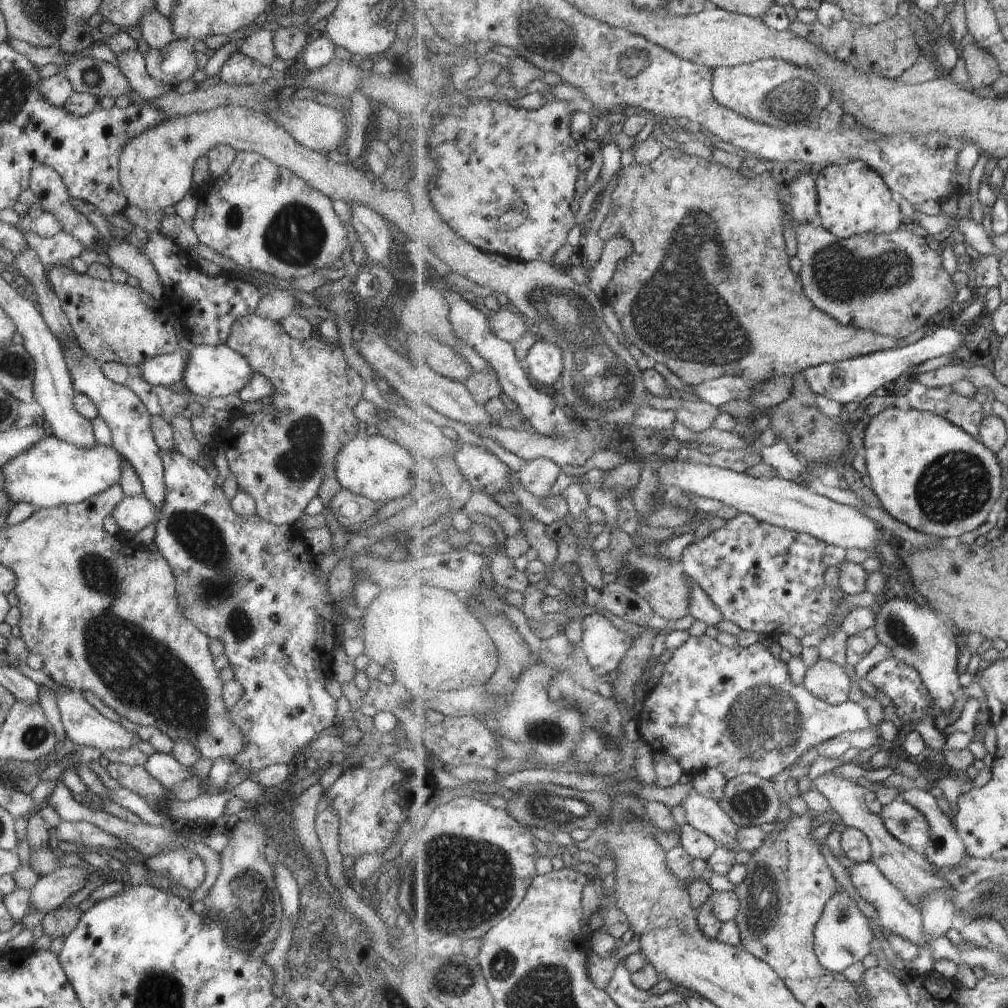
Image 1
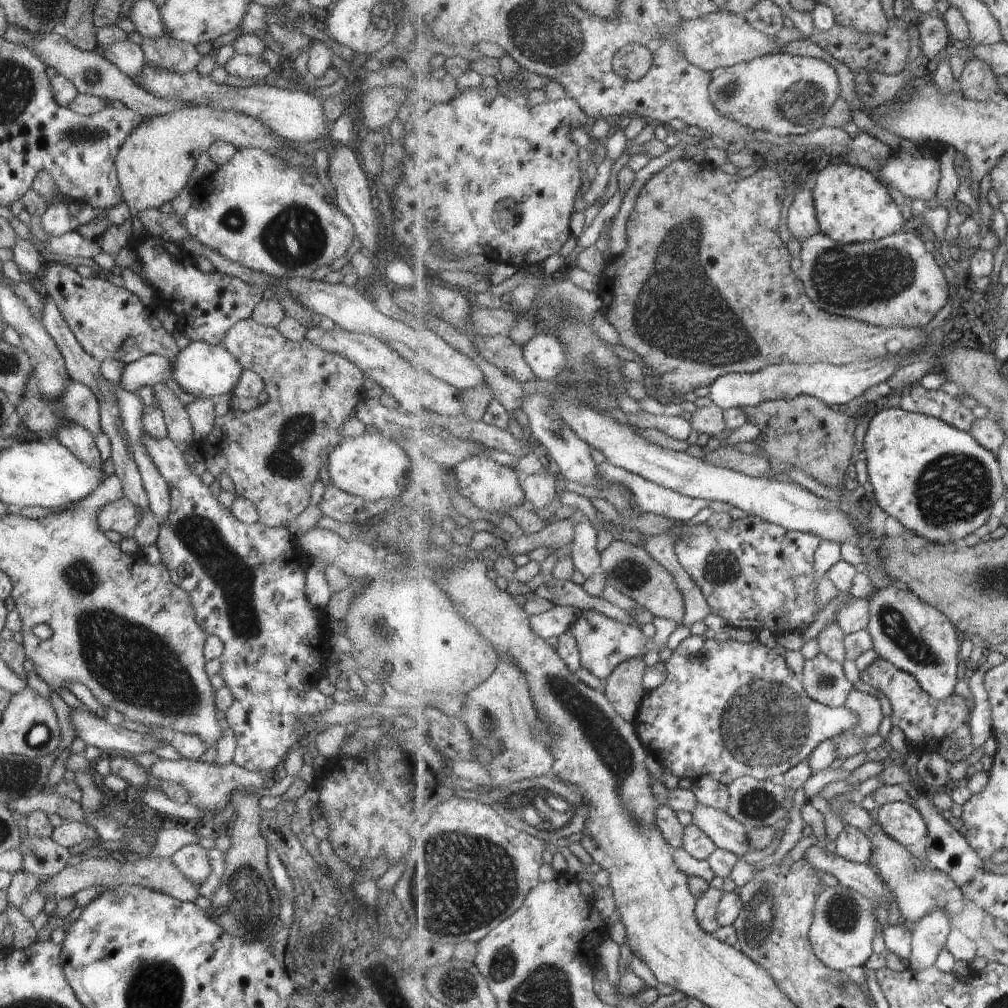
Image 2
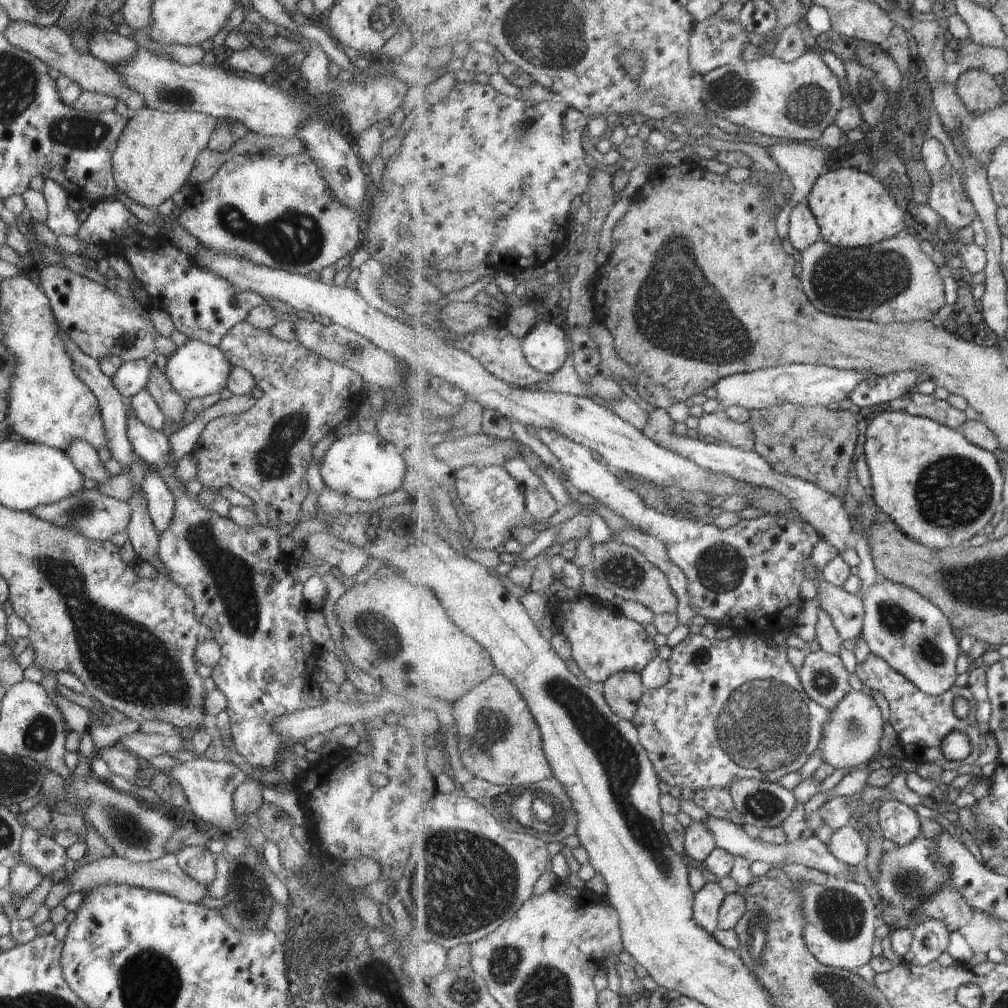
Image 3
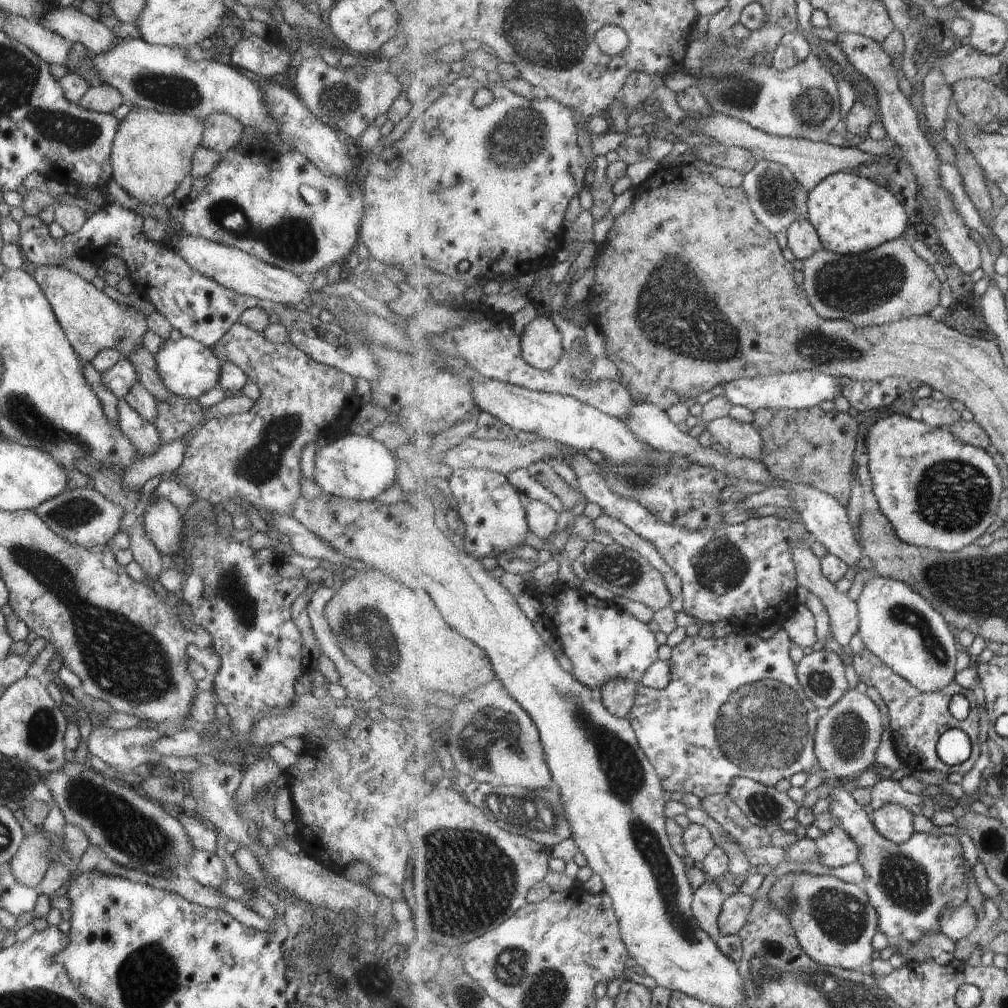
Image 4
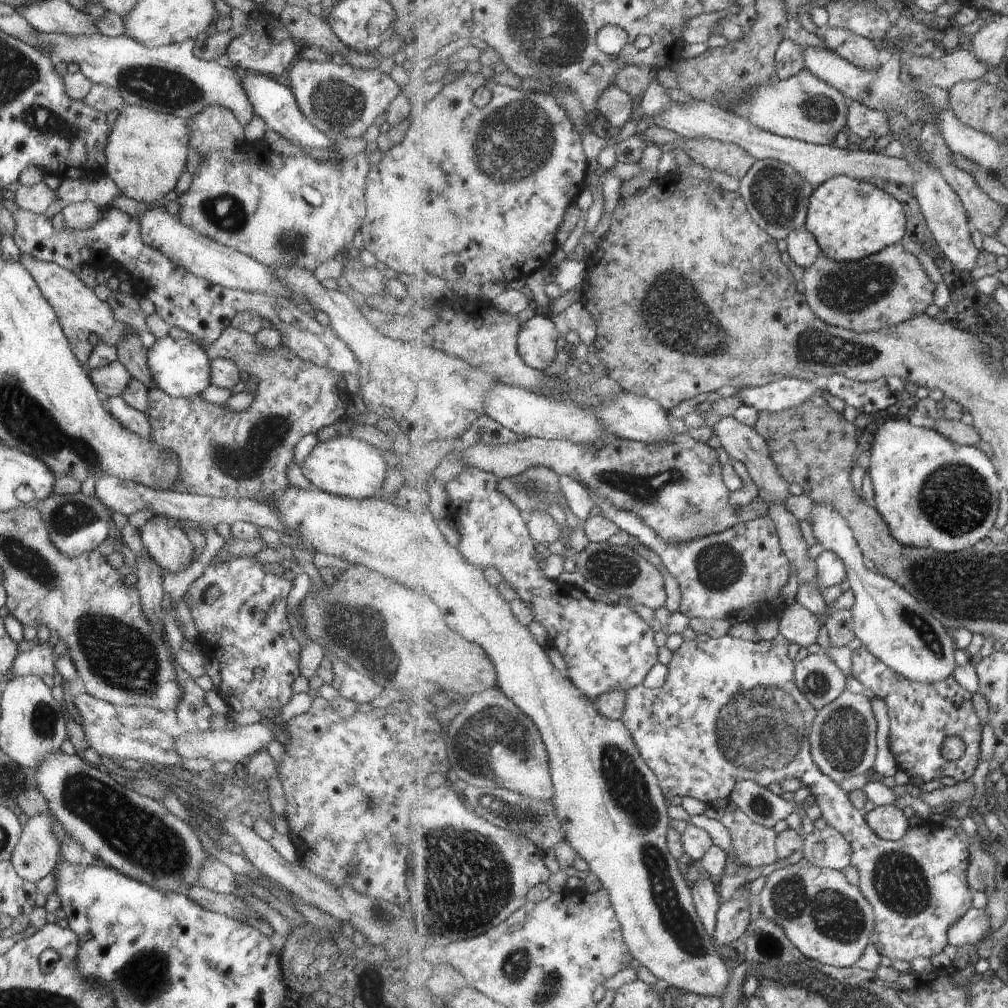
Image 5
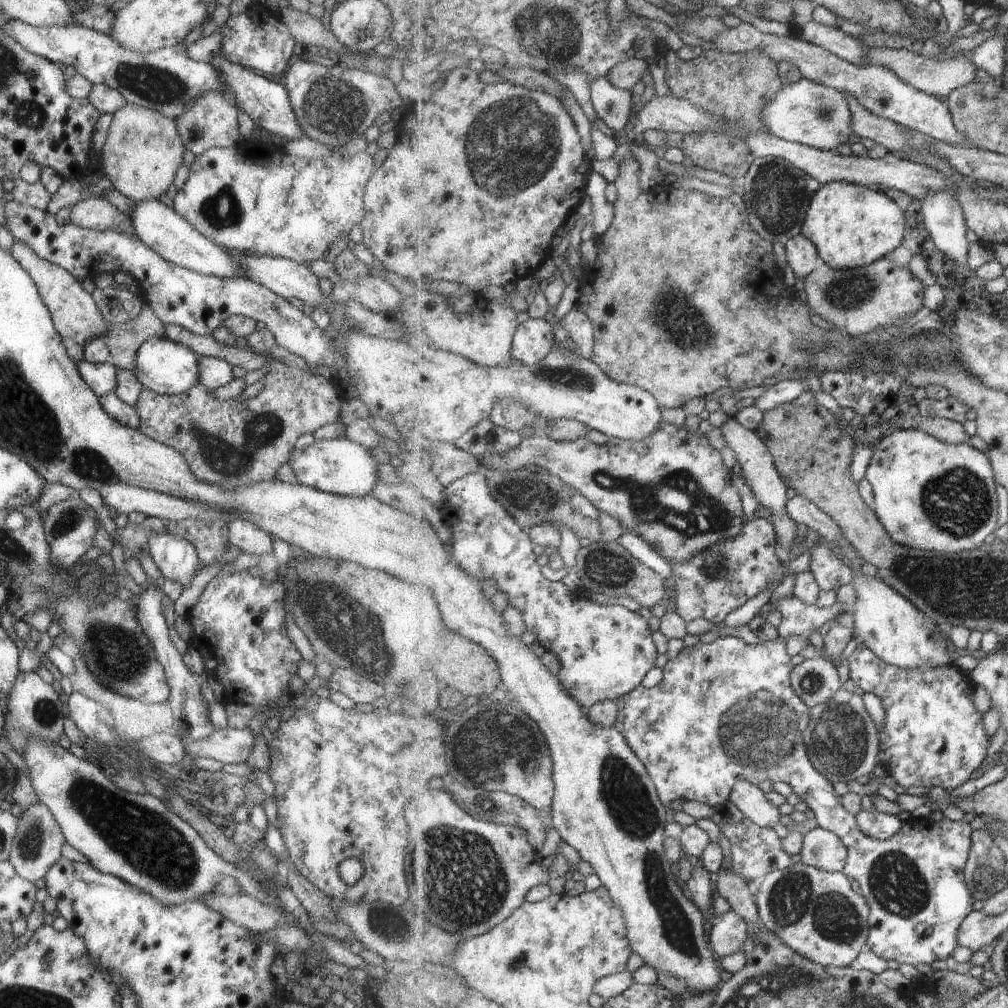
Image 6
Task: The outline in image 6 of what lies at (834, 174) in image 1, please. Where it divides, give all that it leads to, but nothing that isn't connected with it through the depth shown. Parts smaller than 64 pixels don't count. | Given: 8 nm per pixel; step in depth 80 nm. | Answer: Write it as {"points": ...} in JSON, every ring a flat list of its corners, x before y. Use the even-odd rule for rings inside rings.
{"points":[[849,182,822,185,813,196,802,235,813,240,820,258,833,268,861,268,885,258,905,240,905,214,887,194]]}

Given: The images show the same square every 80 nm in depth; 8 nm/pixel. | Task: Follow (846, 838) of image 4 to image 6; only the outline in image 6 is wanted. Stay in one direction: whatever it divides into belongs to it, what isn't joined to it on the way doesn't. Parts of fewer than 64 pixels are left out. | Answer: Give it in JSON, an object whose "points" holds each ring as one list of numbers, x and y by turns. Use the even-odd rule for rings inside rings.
{"points":[[820,827,804,835,801,861,808,866,831,873,842,873,848,862,849,850,835,832]]}

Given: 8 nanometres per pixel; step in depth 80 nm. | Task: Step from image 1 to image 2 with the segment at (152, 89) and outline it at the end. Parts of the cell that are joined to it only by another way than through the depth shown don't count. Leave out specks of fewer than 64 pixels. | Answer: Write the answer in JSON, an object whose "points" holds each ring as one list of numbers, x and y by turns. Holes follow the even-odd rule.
{"points":[[123,39,99,47,102,49,102,56,134,82,136,74,144,64,144,56,140,45,128,39]]}

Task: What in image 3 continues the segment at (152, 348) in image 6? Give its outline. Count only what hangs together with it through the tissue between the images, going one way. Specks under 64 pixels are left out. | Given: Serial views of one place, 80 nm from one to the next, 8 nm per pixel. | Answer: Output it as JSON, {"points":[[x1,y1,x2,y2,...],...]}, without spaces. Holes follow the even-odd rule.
{"points":[[188,339,185,344,177,347,177,350,167,359,167,364,164,365,164,376,169,385,185,400,219,393,225,388,229,372,234,367,229,364,229,360,225,360,225,354,221,352,221,348]]}

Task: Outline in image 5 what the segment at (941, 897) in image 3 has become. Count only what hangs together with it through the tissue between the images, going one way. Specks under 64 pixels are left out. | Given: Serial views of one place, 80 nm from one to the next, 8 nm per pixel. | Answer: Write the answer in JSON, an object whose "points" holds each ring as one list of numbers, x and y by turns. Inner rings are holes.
{"points":[[971,908,963,918,957,920,949,930,949,942,952,946,977,944,991,933,991,918,985,910]]}

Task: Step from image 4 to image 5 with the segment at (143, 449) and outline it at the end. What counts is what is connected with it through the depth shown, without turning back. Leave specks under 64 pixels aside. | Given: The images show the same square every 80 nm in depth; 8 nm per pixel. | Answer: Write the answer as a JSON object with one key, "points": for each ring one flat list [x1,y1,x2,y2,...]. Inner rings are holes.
{"points":[[120,396,107,397,106,409,108,414,119,422,123,430,127,430,131,434,137,434,139,438,143,438,147,442,152,440,151,434,149,434,151,426,149,426,147,416,127,405]]}

